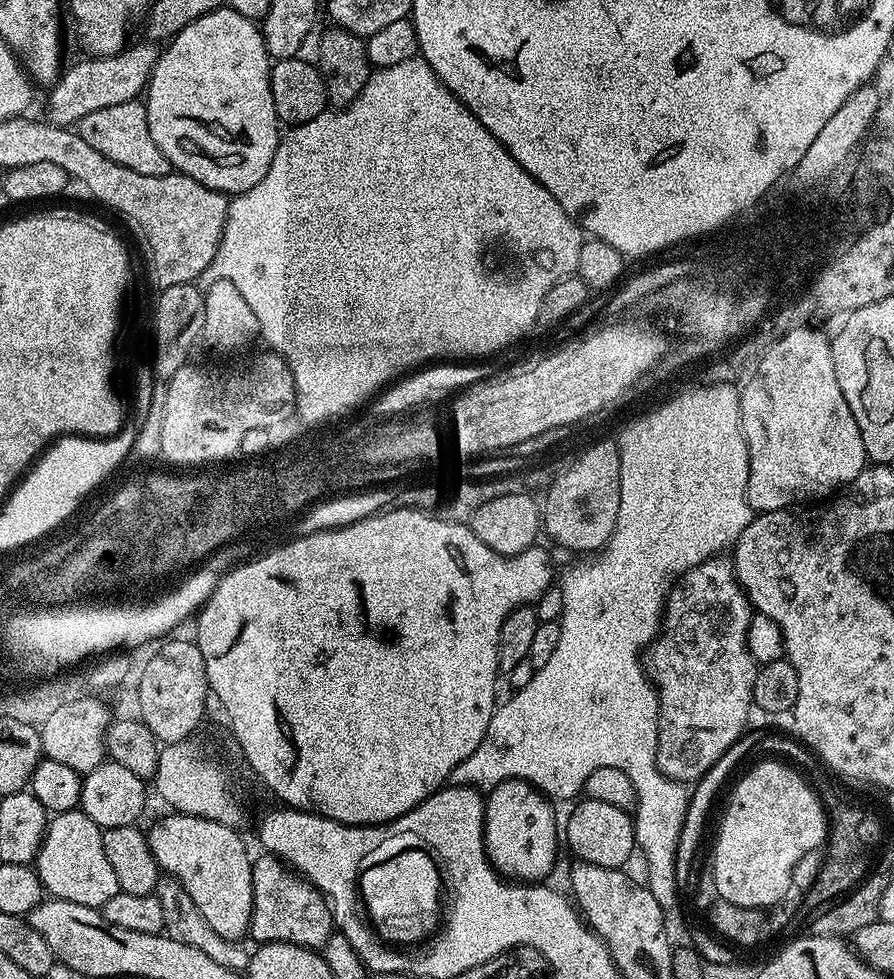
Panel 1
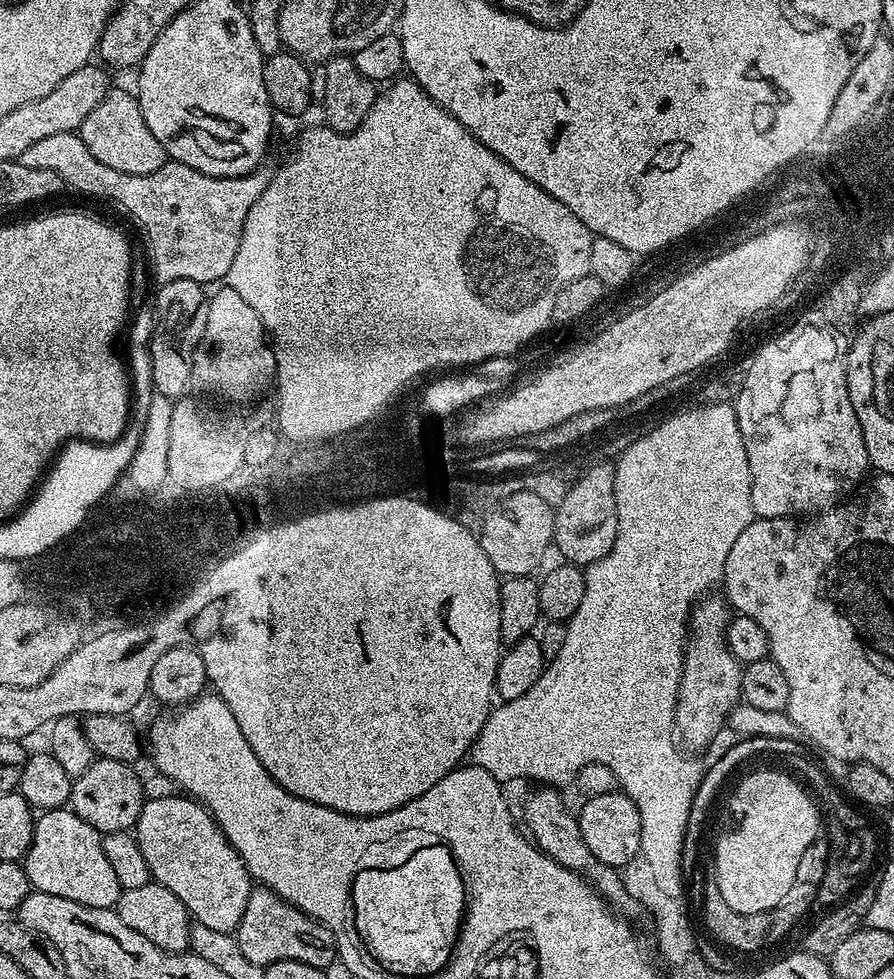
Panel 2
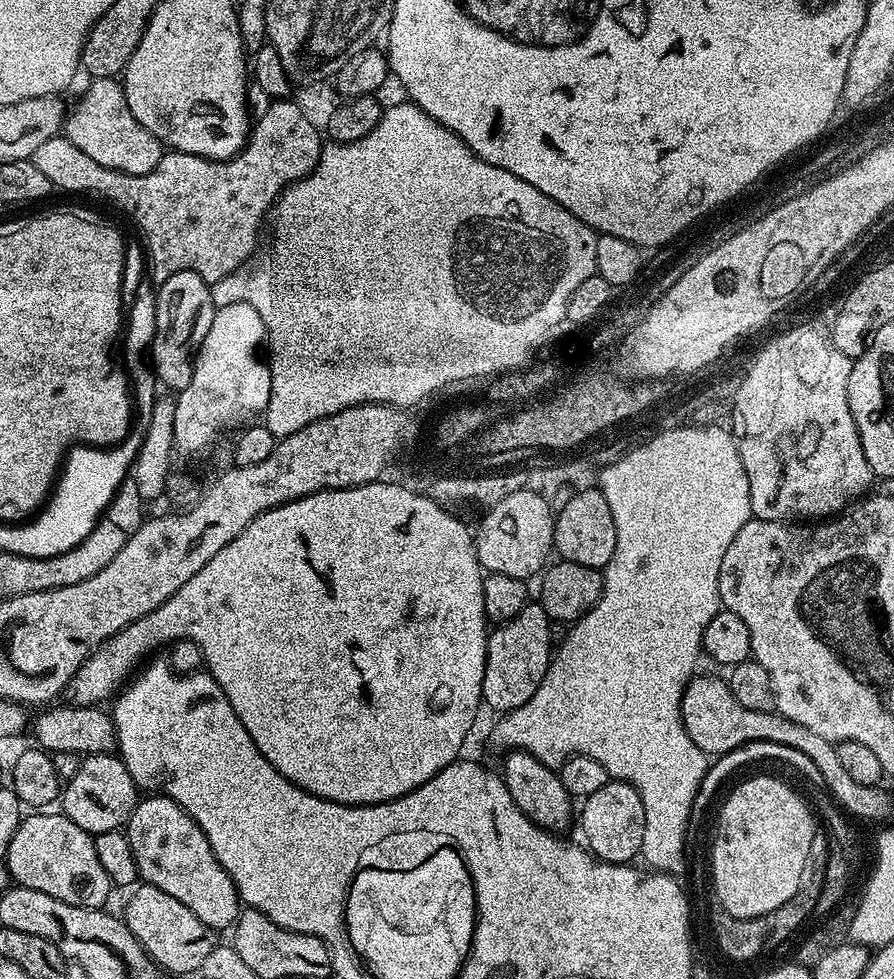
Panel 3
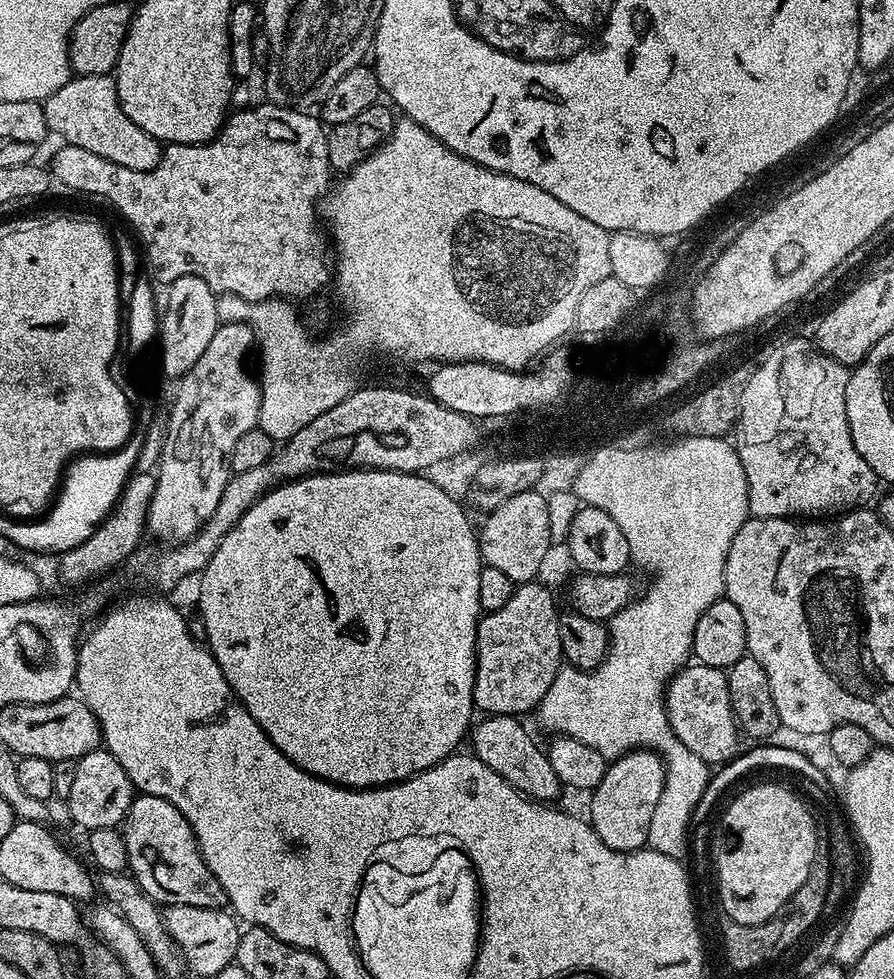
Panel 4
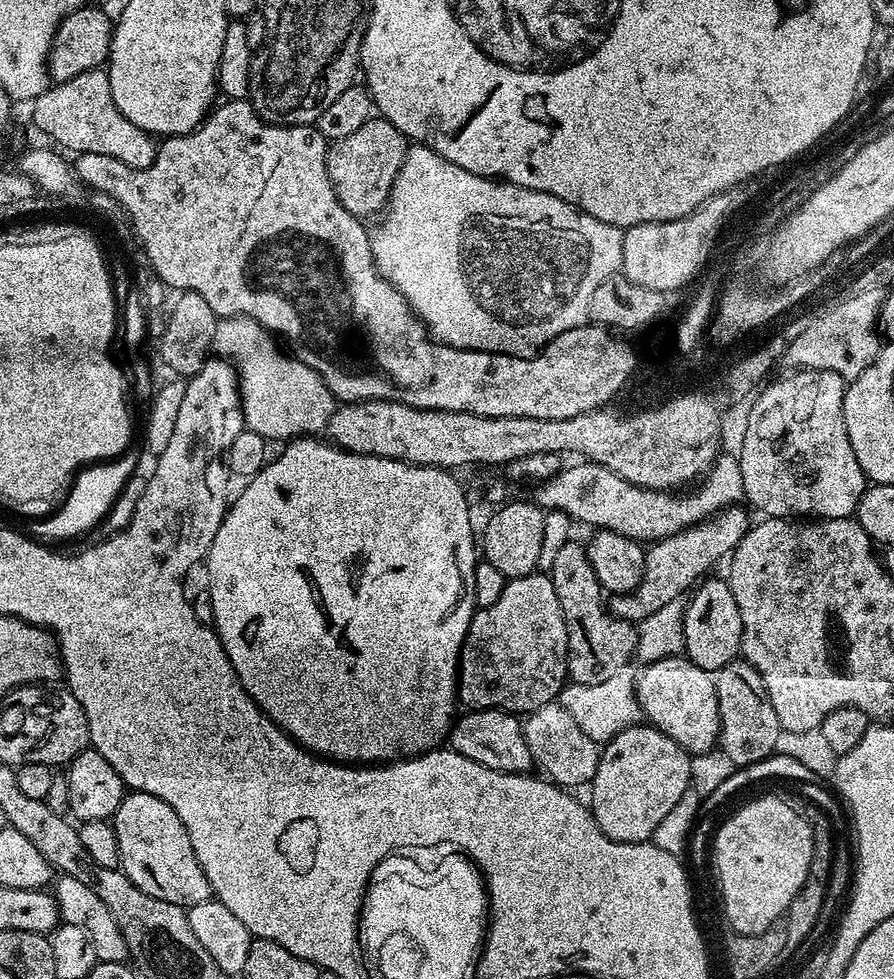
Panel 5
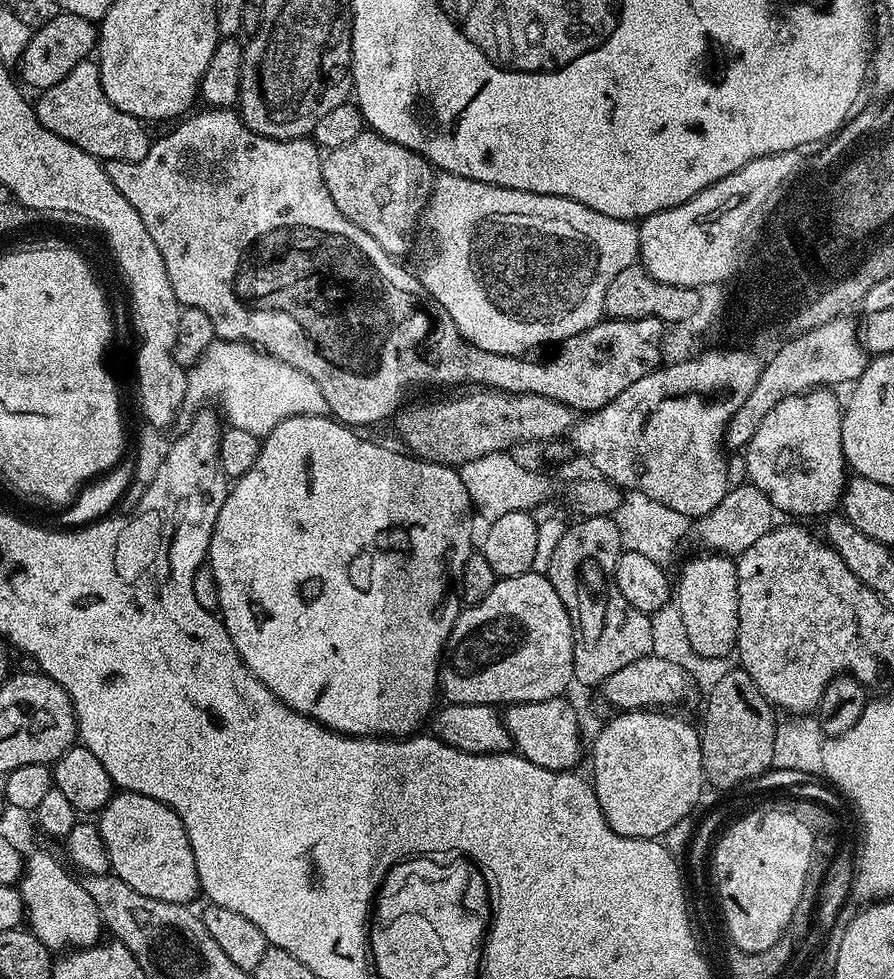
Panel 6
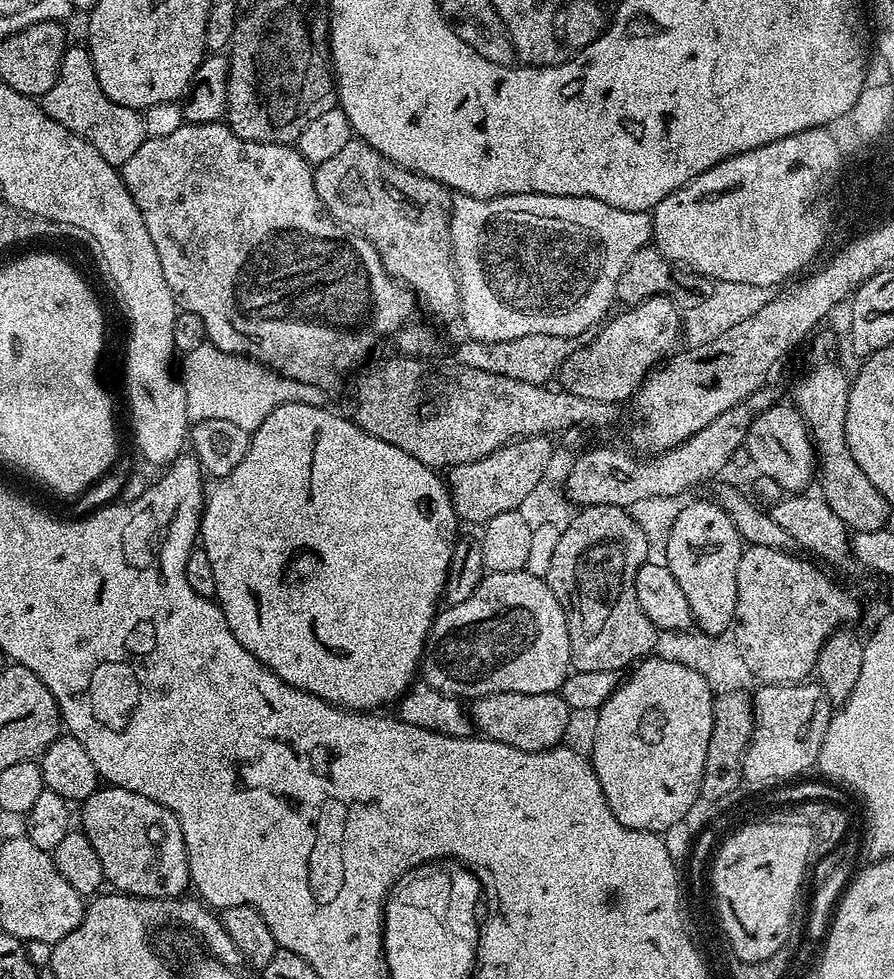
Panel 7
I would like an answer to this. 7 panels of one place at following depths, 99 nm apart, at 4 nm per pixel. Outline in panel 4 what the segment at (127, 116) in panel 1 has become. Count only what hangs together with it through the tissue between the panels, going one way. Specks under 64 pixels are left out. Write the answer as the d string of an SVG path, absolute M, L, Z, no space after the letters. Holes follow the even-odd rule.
M73 75L43 101L43 106L45 129L51 135L53 132L54 135L61 136L59 139L63 143L82 146L82 150L90 150L110 162L118 162L118 166L126 166L126 170L145 172L158 166L161 141L126 118L126 110L120 104L116 82L111 75Z

